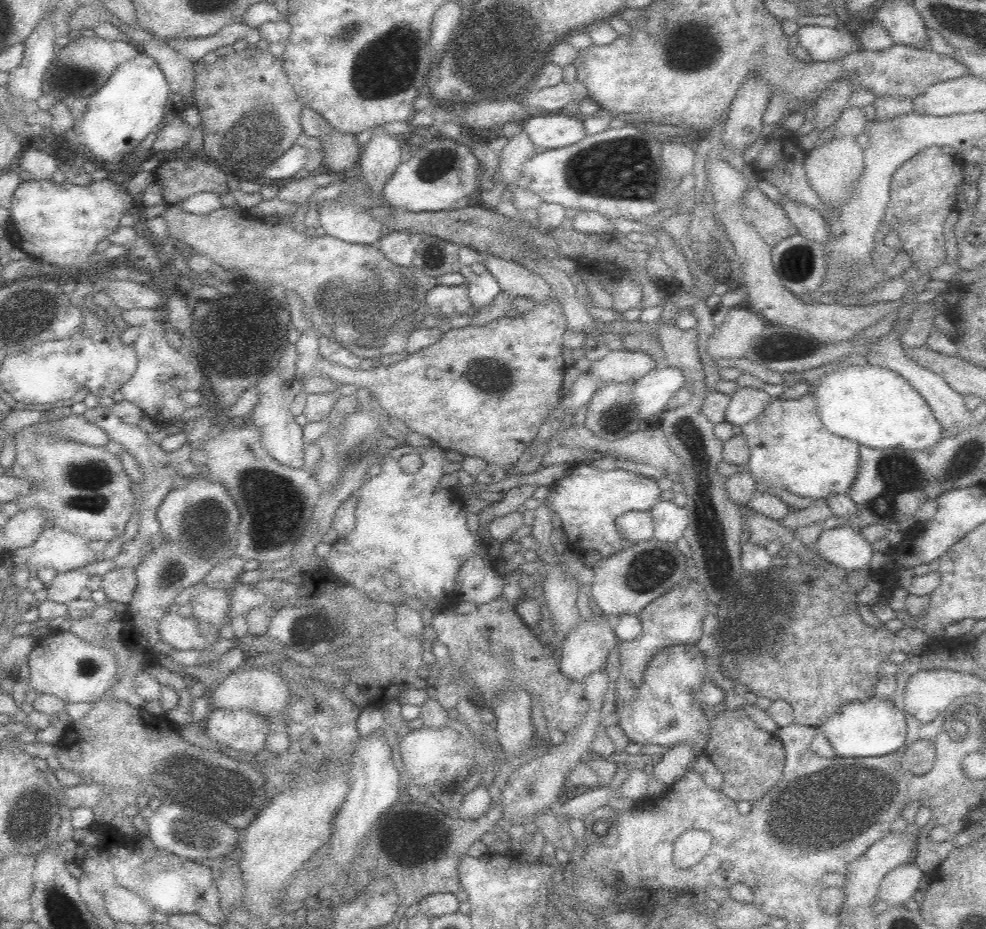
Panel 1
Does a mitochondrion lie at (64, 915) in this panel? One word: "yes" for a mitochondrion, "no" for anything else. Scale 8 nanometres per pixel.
yes

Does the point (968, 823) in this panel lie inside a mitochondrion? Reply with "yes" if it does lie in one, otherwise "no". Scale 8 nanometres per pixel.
no

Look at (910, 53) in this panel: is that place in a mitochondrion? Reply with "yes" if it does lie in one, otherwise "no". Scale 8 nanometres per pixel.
no

